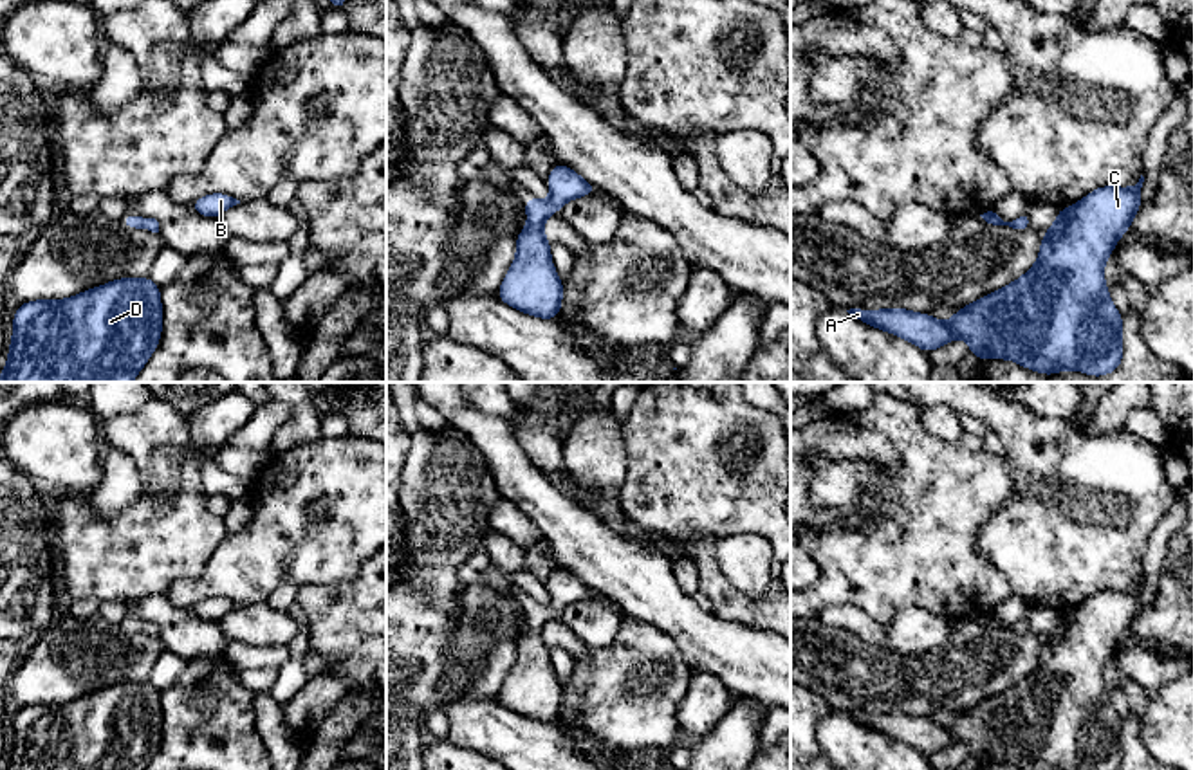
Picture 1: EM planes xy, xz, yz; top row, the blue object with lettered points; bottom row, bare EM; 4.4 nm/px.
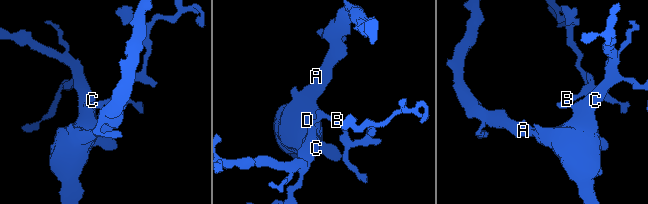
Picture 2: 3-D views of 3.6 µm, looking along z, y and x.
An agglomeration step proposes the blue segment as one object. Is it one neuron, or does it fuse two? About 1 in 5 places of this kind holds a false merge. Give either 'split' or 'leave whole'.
leave whole

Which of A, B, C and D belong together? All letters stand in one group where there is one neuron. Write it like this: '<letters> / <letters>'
A B C D

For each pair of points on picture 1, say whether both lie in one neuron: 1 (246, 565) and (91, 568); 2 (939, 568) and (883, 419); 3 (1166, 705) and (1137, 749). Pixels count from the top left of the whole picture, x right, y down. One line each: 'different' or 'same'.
1: different
2: same
3: different

